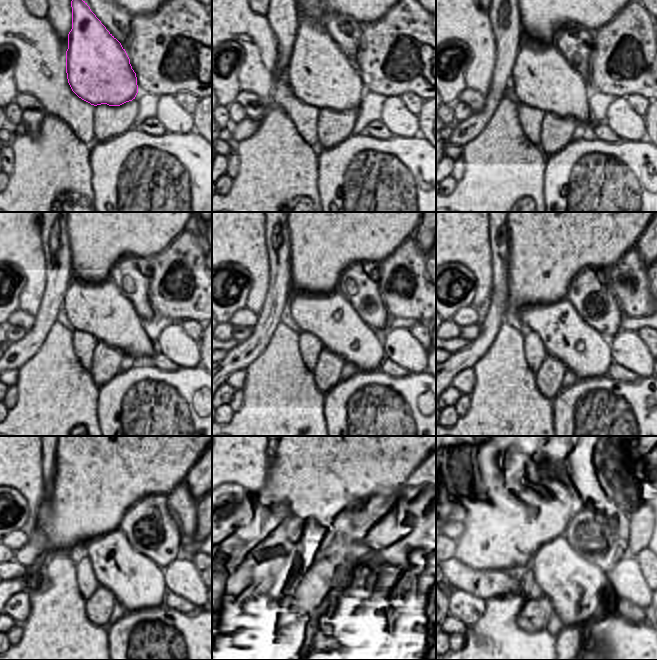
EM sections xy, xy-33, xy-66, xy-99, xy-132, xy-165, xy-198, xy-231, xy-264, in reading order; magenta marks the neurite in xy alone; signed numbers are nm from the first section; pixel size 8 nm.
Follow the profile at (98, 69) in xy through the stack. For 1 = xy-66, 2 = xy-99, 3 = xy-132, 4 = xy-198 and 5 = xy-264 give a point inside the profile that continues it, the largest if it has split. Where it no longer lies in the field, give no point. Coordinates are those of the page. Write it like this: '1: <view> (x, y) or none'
1: xy-66 (543, 78)
2: xy-99 (103, 310)
3: xy-132 (331, 317)
4: xy-198 (112, 552)
5: xy-264 (585, 599)

